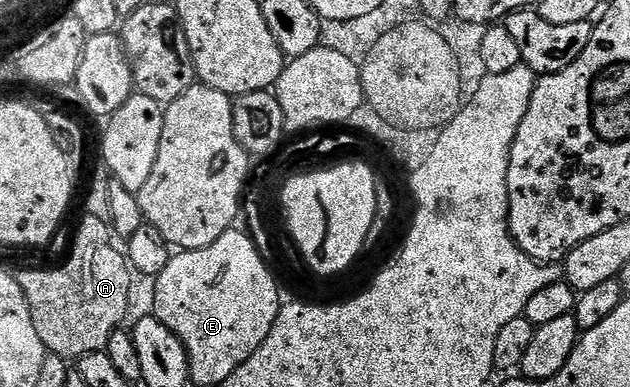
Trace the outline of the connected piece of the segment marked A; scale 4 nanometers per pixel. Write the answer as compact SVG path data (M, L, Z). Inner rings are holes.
M89 213L83 214L82 224L74 235L74 248L70 251L70 260L55 271L22 271L16 278L24 297L28 301L28 309L32 313L32 321L36 325L36 333L40 333L40 341L51 356L59 355L62 359L76 361L81 355L93 351L105 351L108 337L123 326L128 309L128 287L131 268L121 250L110 244L112 231L107 223L97 220Z

